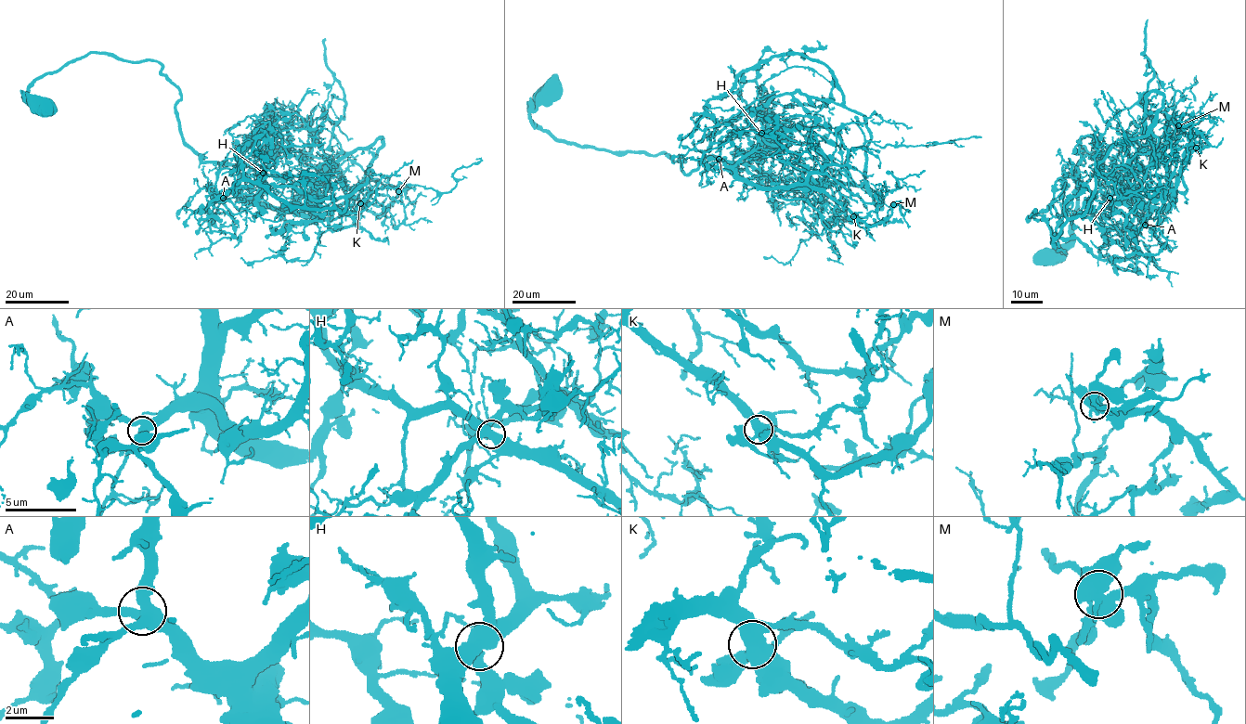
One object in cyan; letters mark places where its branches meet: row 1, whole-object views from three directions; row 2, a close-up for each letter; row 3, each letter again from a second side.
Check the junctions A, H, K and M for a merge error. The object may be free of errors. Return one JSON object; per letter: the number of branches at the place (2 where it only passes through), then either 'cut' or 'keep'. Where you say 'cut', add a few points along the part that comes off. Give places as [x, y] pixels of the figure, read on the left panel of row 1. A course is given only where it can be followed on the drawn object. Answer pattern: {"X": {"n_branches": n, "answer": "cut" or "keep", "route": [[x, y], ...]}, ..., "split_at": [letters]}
{"A": {"n_branches": 4, "answer": "keep"}, "H": {"n_branches": 4, "answer": "keep"}, "K": {"n_branches": 4, "answer": "keep"}, "M": {"n_branches": 6, "answer": "cut", "route": [[399, 190], [350, 161], [333, 134], [335, 122], [327, 120], [315, 129], [297, 114], [275, 109], [274, 99]]}, "split_at": ["M"]}

